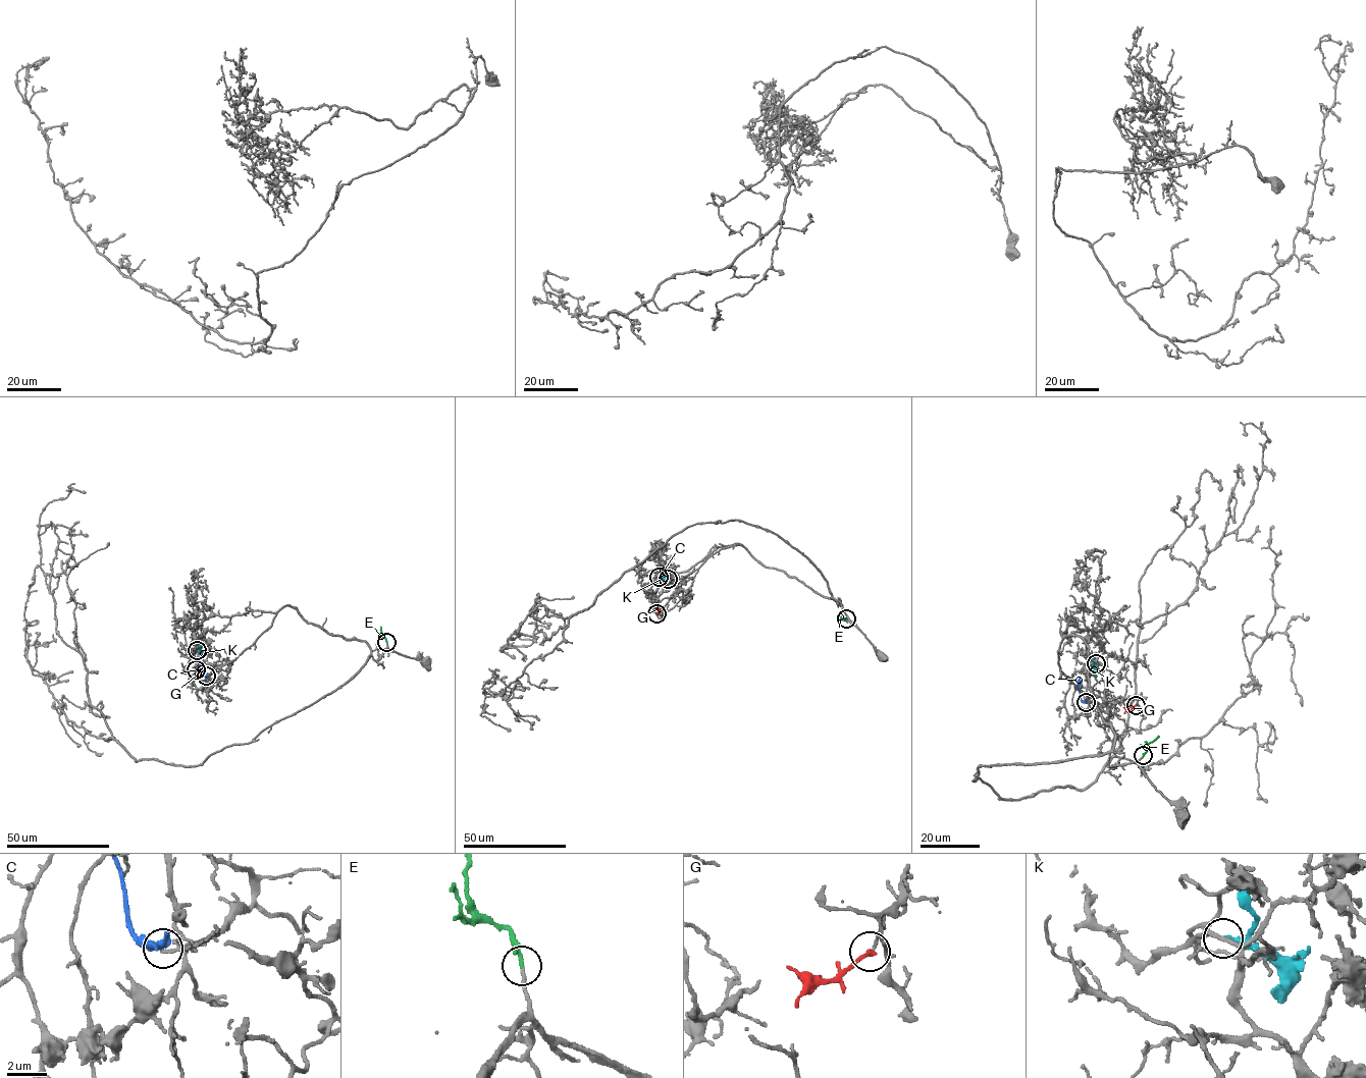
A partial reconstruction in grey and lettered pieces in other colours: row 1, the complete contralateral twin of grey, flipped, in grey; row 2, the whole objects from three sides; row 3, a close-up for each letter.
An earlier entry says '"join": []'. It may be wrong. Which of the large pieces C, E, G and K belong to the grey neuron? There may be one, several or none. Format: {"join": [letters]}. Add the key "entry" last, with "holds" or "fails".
{"join": ["E"], "entry": "fails"}

